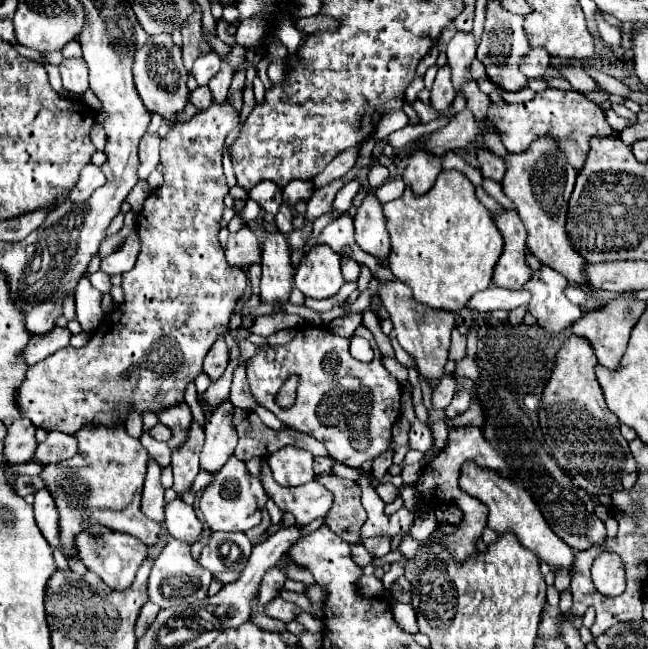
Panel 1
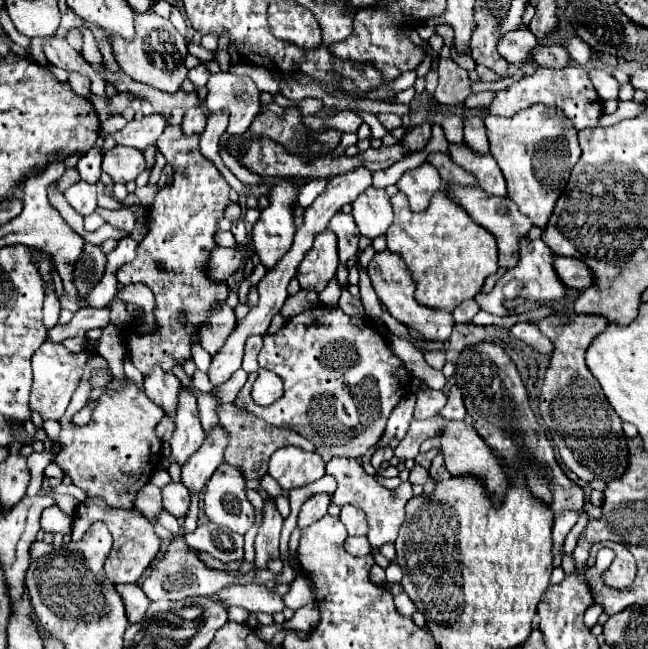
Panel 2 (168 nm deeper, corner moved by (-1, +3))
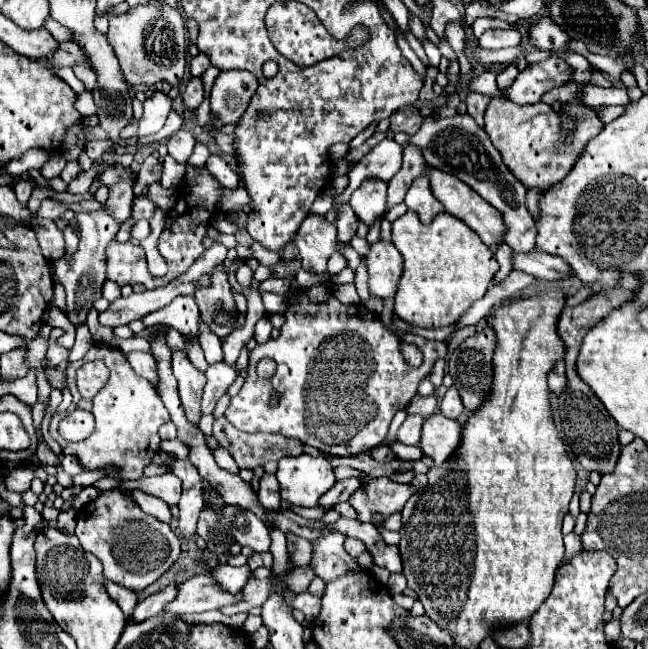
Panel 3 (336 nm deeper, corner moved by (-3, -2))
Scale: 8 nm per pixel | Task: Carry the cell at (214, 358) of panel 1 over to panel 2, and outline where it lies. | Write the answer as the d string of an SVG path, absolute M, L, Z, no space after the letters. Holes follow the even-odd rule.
M225 301L217 305L217 309L213 309L213 313L209 315L209 321L199 329L199 343L203 345L203 349L215 355L227 341L235 323L235 311Z

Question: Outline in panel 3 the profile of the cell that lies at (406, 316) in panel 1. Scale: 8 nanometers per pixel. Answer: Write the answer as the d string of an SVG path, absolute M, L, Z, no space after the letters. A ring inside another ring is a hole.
M377 242L367 254L369 292L379 298L393 298L403 274L403 256L391 242Z

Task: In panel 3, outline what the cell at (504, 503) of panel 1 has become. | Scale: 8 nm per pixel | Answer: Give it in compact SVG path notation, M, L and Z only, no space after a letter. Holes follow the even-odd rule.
M435 412L423 424L421 450L425 456L433 458L435 466L441 466L457 452L463 438L461 434L463 434L463 424L443 416L441 412Z

